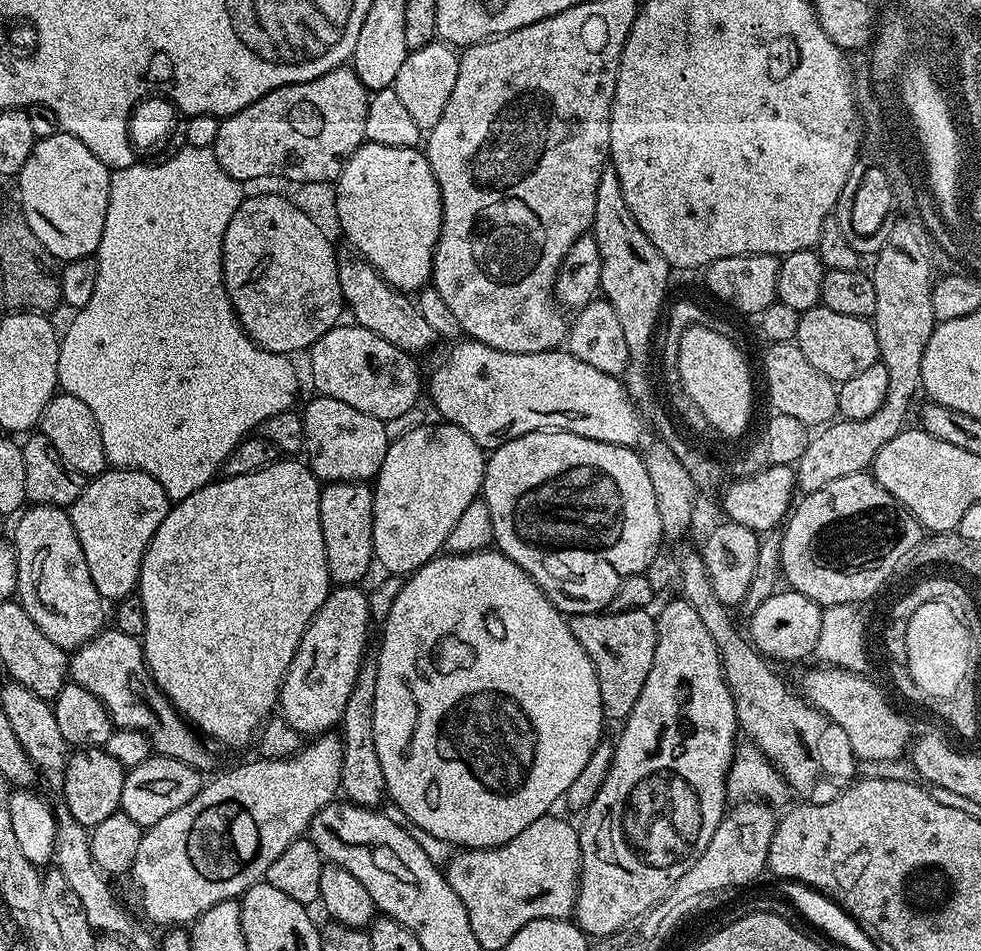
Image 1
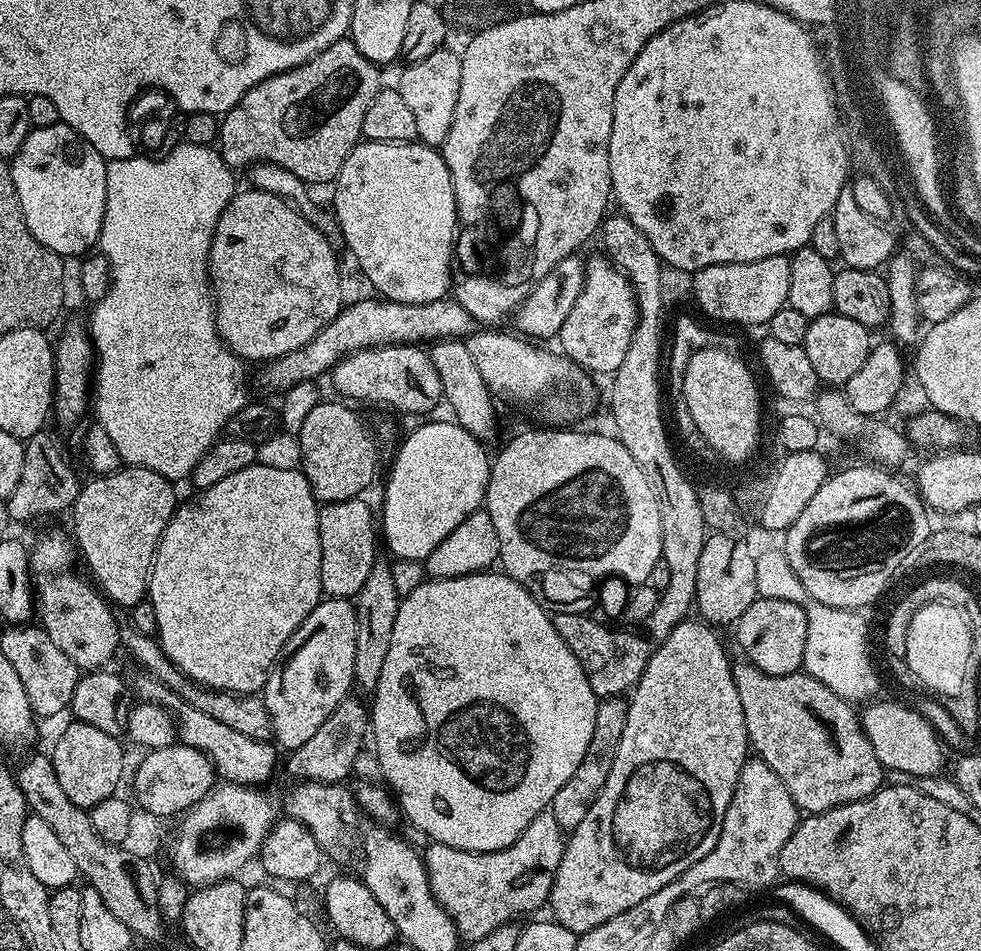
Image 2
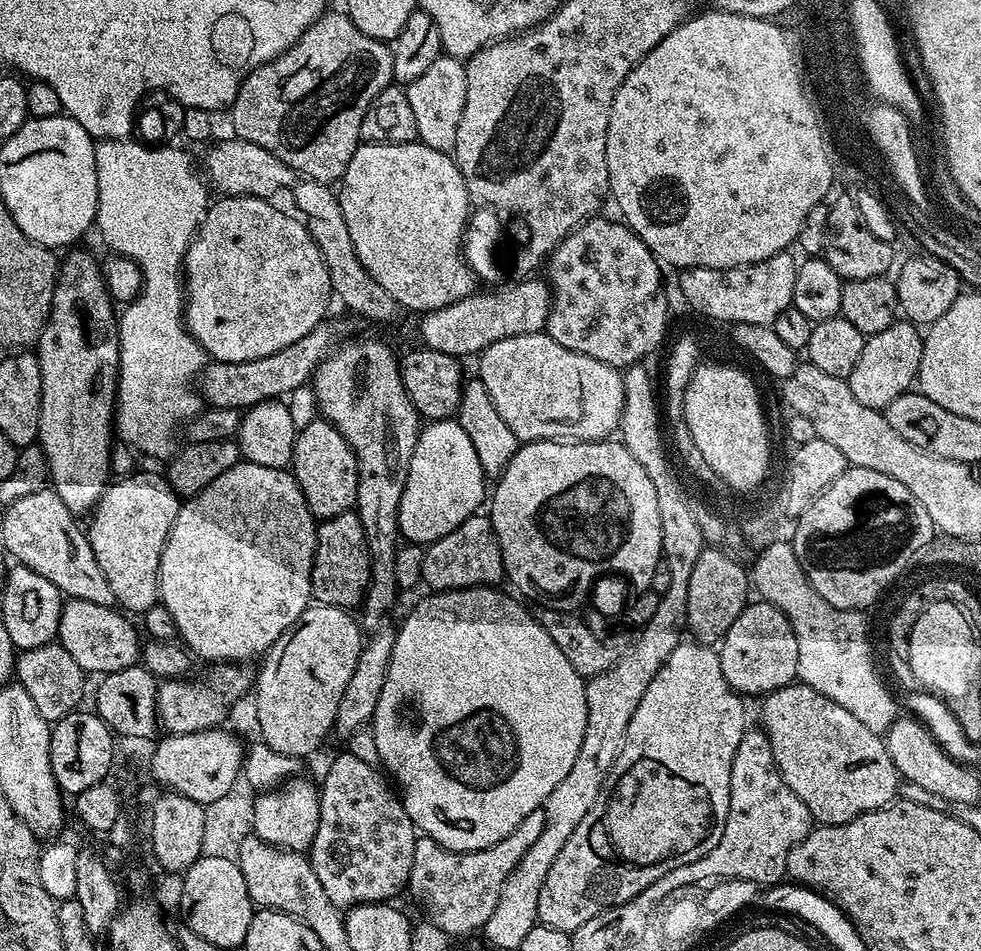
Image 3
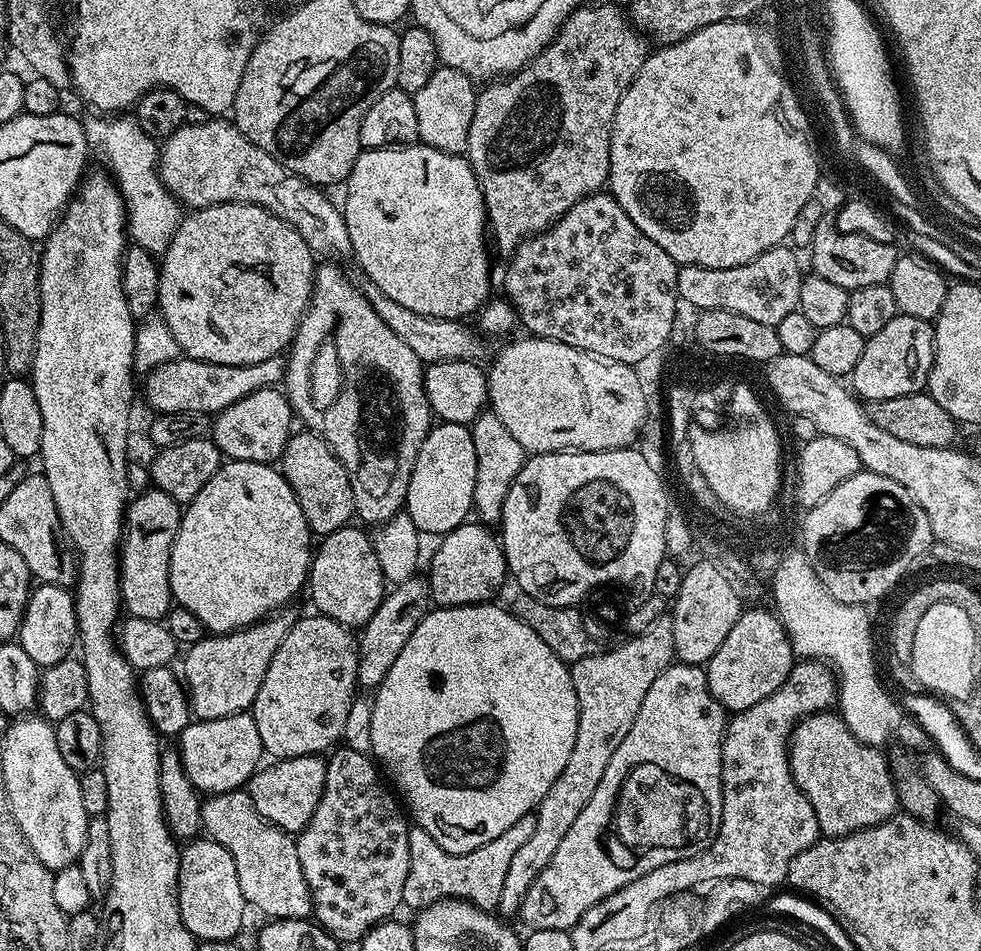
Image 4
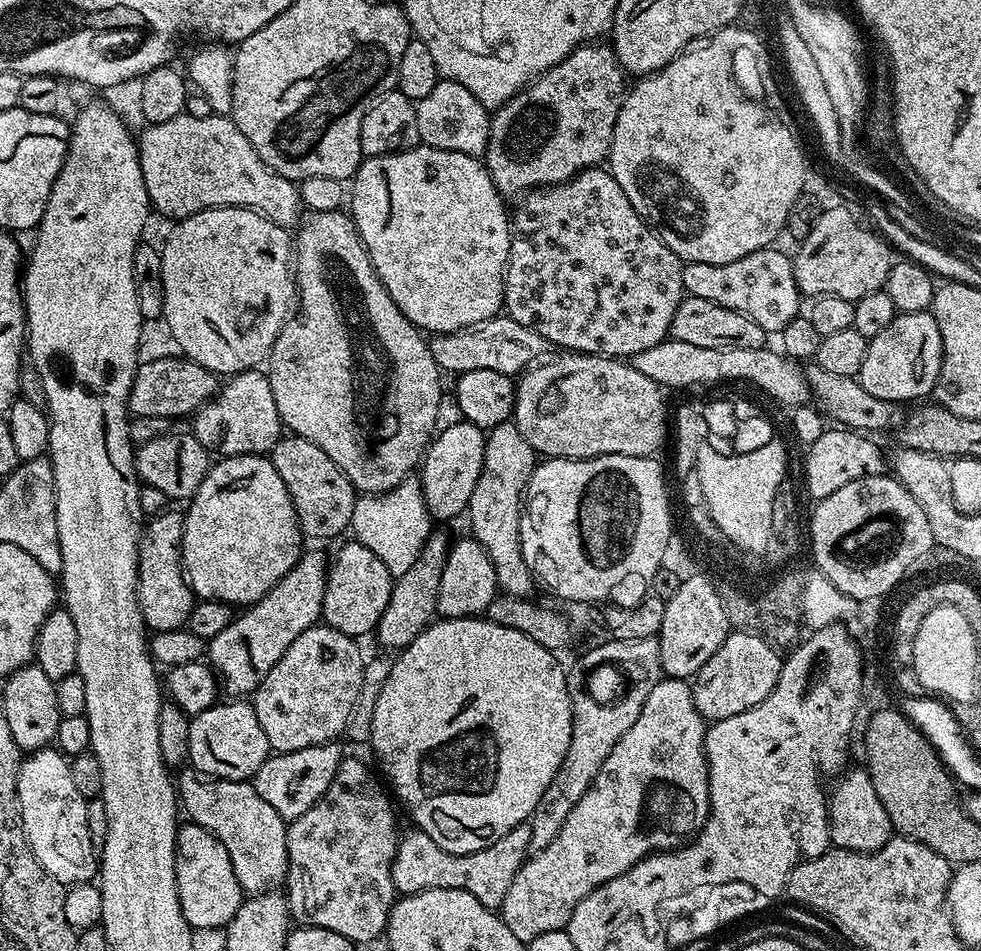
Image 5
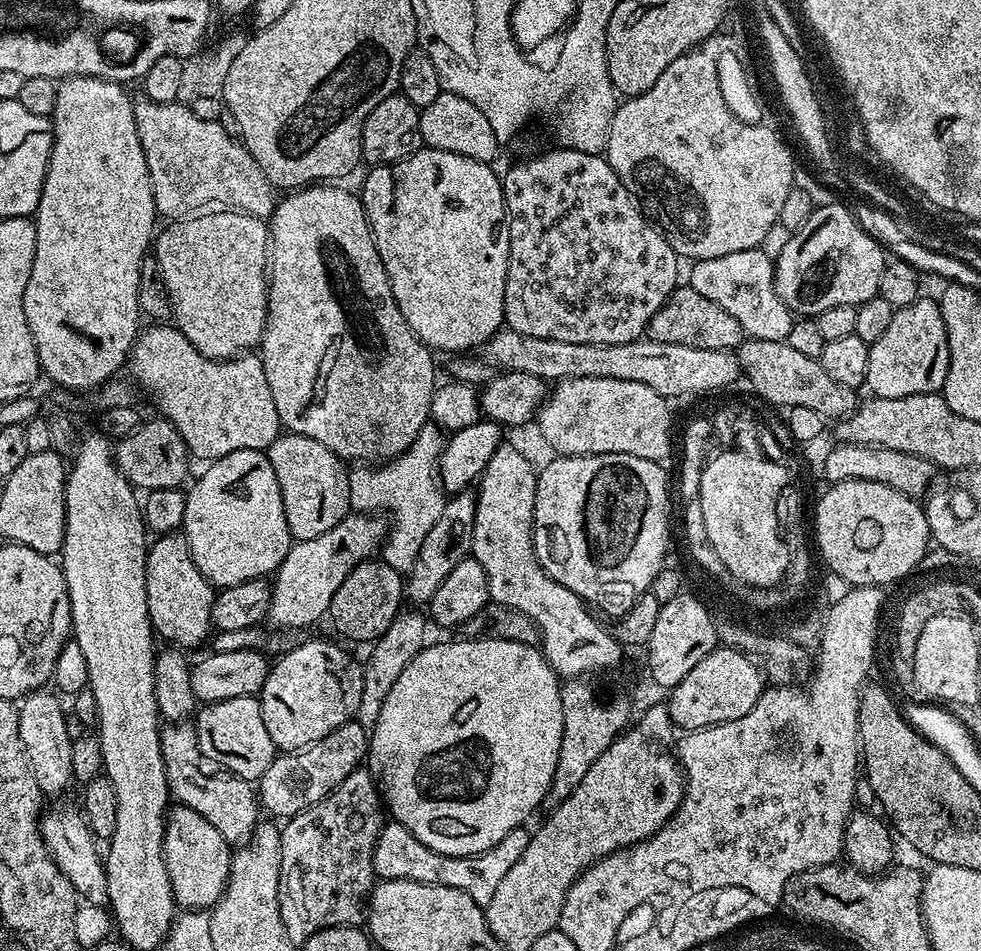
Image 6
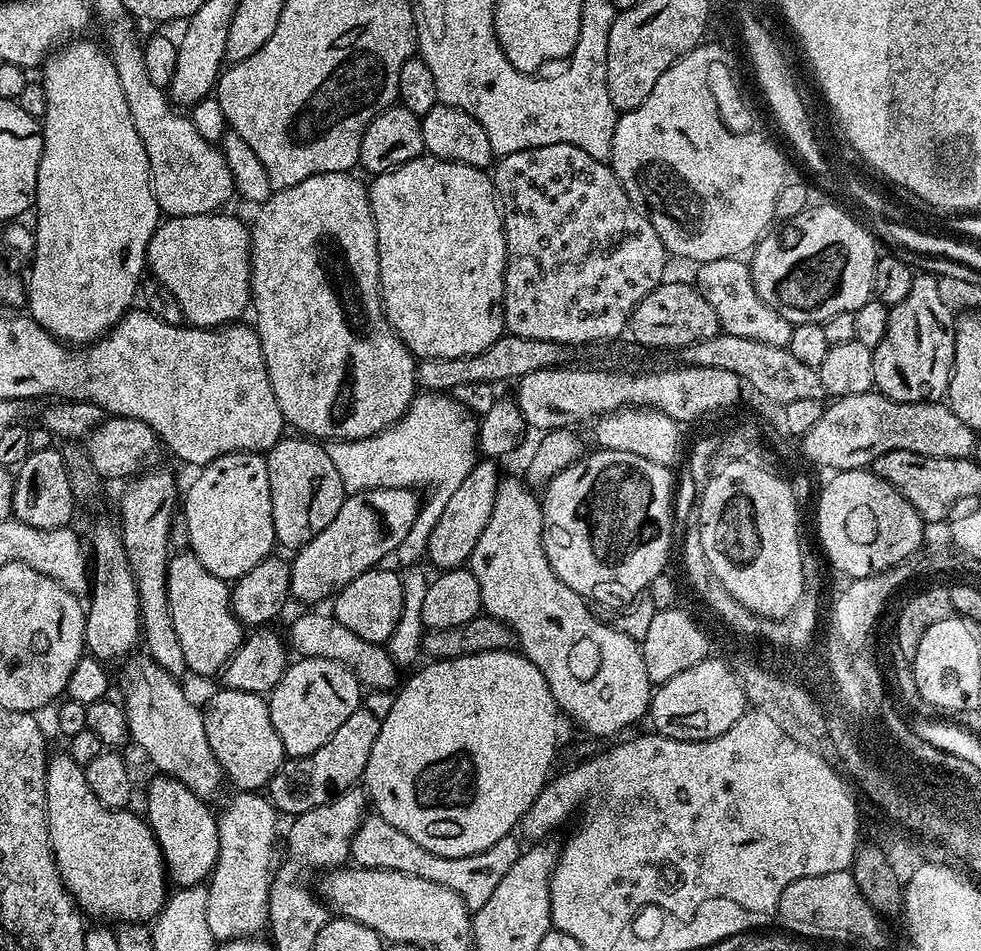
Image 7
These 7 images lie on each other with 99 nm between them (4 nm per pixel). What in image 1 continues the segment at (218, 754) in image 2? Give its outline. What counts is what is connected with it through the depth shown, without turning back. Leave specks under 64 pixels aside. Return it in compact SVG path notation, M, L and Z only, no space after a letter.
M115 626L100 631L93 640L71 653L68 672L71 683L90 690L90 694L94 694L104 703L117 729L130 728L143 732L157 753L178 762L186 762L191 768L205 770L204 768L215 766L216 760L207 748L209 745L176 711L175 706L164 697L159 688L149 686L144 692L144 700L140 697L140 684L151 685L153 678L144 660L144 645L137 637L122 634Z

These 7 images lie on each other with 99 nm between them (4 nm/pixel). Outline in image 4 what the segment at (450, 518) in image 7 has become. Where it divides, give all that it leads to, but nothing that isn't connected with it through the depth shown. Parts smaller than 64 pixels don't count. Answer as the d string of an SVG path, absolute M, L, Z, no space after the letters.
M419 575L411 576L406 582L395 585L385 595L378 610L374 610L374 618L370 618L370 622L363 625L358 636L356 682L361 689L375 690L380 687L386 674L390 674L390 666L394 666L398 654L402 654L402 646L406 646L410 634L414 634L414 626L418 626L418 622L422 622L422 618L429 610L428 581Z

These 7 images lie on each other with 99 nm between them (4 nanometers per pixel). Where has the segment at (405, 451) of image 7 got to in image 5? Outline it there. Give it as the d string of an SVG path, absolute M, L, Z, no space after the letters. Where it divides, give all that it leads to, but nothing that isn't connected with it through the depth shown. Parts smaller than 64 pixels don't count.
M419 479L404 480L383 494L360 494L356 497L350 525L351 535L356 535L353 536L355 543L371 550L394 578L406 574L406 570L414 566L422 546L433 531L434 521L426 510Z

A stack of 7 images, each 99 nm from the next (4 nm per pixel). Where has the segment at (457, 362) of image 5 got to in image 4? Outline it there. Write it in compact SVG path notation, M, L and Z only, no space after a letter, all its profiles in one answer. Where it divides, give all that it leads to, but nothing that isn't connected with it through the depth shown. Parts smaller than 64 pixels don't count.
M371 282L365 283L362 291L364 297L374 306L378 318L382 318L382 322L386 322L386 326L390 326L390 330L394 330L394 334L398 334L398 338L402 338L402 342L406 342L406 346L410 346L410 350L414 350L414 354L418 354L418 358L423 360L425 365L437 364L443 360L476 360L483 354L485 341L475 331L472 333L467 328L467 323L414 314L414 310L398 306L394 298L386 298L386 294L382 294L382 290L378 290L378 286Z

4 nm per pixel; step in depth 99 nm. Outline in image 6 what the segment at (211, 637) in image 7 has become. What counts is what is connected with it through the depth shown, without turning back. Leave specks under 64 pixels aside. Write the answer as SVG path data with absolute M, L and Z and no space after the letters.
M183 531L157 535L151 541L146 558L146 602L155 635L181 649L196 648L209 639L212 627L213 585L194 566L188 539Z

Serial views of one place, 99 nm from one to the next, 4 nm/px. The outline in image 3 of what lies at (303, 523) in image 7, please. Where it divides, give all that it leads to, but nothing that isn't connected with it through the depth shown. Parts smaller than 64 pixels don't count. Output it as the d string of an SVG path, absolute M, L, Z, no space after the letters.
M315 418L296 433L290 471L317 521L353 511L358 494L358 462L350 442L326 419Z

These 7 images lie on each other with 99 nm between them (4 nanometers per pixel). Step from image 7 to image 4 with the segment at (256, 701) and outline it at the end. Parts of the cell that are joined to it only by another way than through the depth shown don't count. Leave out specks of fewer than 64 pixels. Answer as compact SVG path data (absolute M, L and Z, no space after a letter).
M251 711L230 714L226 718L214 718L213 720L193 719L181 730L178 747L186 774L192 785L196 787L196 791L201 794L235 792L243 789L251 780L252 775L256 773L256 769L261 767L260 756L265 755L262 738L258 738L258 726L254 722Z

